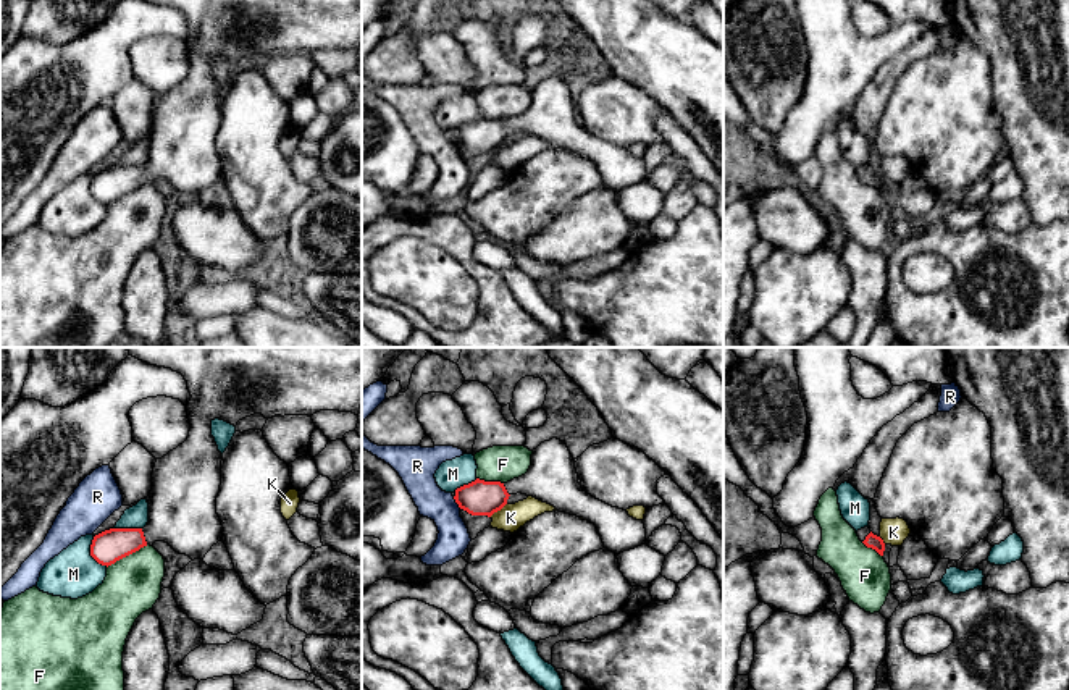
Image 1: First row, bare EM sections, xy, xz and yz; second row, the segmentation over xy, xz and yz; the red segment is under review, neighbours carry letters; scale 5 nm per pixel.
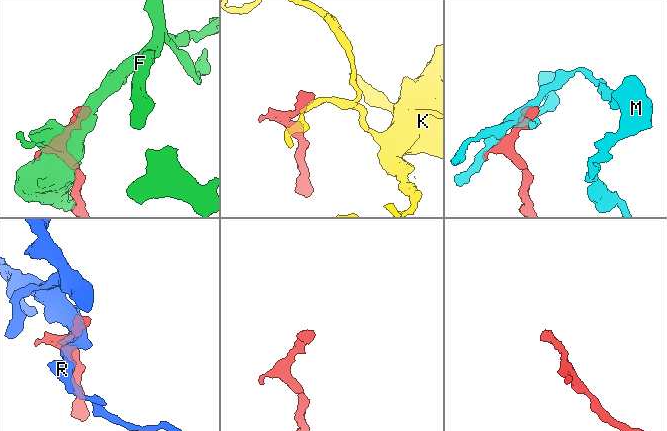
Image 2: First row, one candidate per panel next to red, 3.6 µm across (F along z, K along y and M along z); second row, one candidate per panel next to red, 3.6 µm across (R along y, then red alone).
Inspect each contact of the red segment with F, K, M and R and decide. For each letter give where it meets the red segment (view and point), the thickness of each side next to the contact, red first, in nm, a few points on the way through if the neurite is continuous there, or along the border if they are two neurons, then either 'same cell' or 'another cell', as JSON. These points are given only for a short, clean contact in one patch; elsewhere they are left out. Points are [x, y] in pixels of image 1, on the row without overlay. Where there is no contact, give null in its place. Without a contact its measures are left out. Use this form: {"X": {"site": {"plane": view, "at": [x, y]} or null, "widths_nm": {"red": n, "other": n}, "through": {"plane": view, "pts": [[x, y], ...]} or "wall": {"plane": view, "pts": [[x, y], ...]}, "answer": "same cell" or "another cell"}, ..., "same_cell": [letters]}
{"F": {"site": {"plane": "xy", "at": [126, 193]}, "widths_nm": {"red": 160, "other": 280}, "answer": "another cell"}, "K": {"site": {"plane": "xz", "at": [498, 147]}, "widths_nm": {"red": 180, "other": 140}, "wall": {"plane": "xz", "pts": [[506, 141], [490, 154]]}, "answer": "another cell"}, "M": {"site": {"plane": "xy", "at": [91, 193]}, "widths_nm": {"red": 160, "other": 240}, "answer": "another cell"}, "R": {"site": {"plane": "xz", "at": [456, 139]}, "widths_nm": {"red": 180, "other": 180}, "wall": {"plane": "xz", "pts": [[452, 134], [461, 146]]}, "answer": "another cell"}, "same_cell": []}

